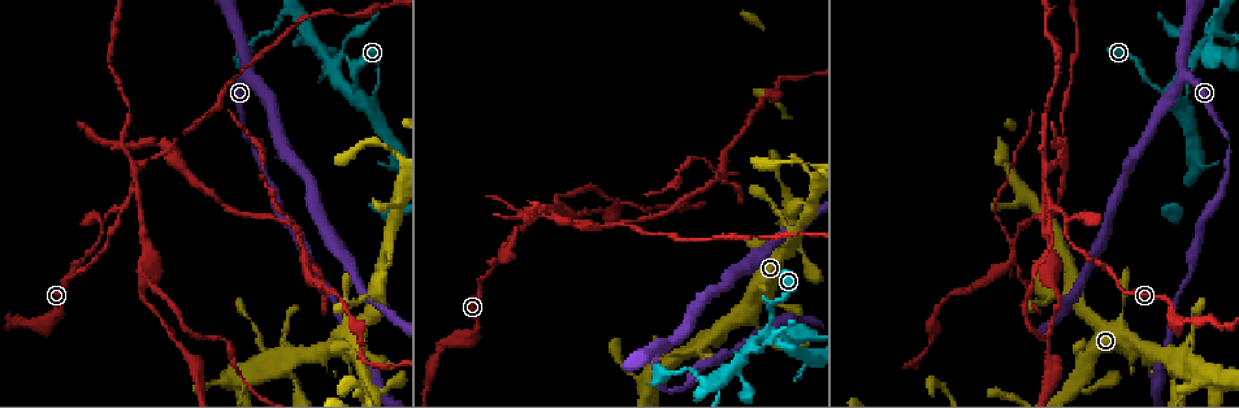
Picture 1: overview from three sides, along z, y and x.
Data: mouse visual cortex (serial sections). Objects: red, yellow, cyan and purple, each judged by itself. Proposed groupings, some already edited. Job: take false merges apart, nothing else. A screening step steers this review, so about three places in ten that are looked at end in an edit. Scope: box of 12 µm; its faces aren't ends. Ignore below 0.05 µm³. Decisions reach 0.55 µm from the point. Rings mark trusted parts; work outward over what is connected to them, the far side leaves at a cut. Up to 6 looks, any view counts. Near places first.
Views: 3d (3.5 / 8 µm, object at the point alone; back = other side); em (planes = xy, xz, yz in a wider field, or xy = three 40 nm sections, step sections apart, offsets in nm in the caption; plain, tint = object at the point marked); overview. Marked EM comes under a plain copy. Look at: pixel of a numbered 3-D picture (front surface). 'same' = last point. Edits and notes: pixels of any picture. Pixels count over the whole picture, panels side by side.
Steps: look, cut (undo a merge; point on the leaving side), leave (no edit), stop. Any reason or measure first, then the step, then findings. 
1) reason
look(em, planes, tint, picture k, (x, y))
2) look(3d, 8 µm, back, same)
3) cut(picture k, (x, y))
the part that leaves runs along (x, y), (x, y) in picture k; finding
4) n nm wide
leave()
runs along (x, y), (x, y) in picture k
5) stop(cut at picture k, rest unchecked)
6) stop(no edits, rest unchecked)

thick turns thin
look(em, planes, tint, picture 1, (519, 230))

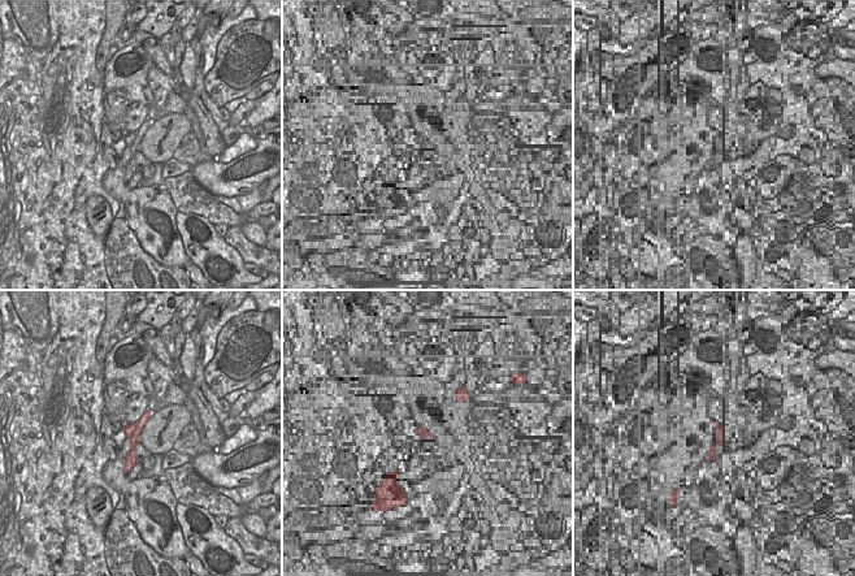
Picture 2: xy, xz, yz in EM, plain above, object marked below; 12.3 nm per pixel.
look(3d, 3.5 µm, same)

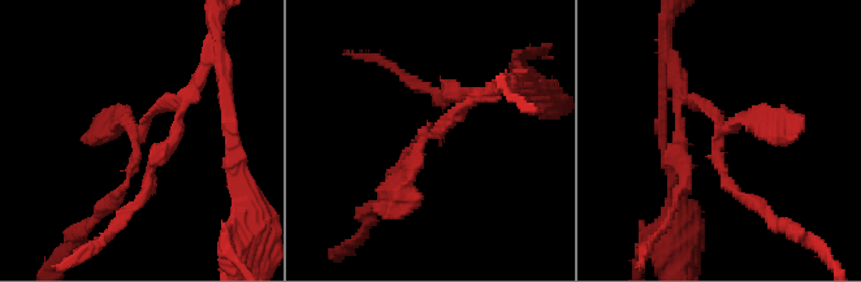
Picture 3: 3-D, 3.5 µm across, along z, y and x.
3 arms; arms of 150, 150, 200 nm
cut(picture 3, (455, 116))
the part that leaves runs along (422, 138), (489, 91) in picture 3; a second cell is stuck on

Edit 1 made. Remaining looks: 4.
see it whole again
look(overview)

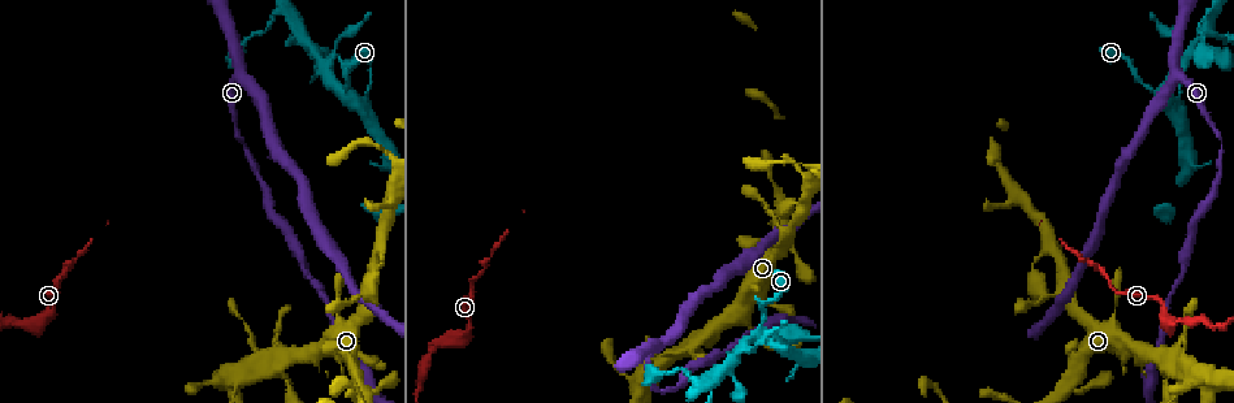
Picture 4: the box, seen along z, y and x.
three arms meet
look(3d, 3.5 µm, picture 4, (344, 91))

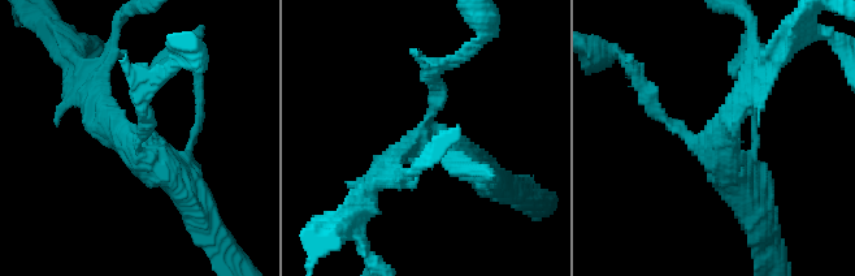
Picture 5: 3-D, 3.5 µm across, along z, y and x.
3 arms; arms of 200, 250, 400 nm
look(em, xy, step 5, tint, picture 5, (132, 144))

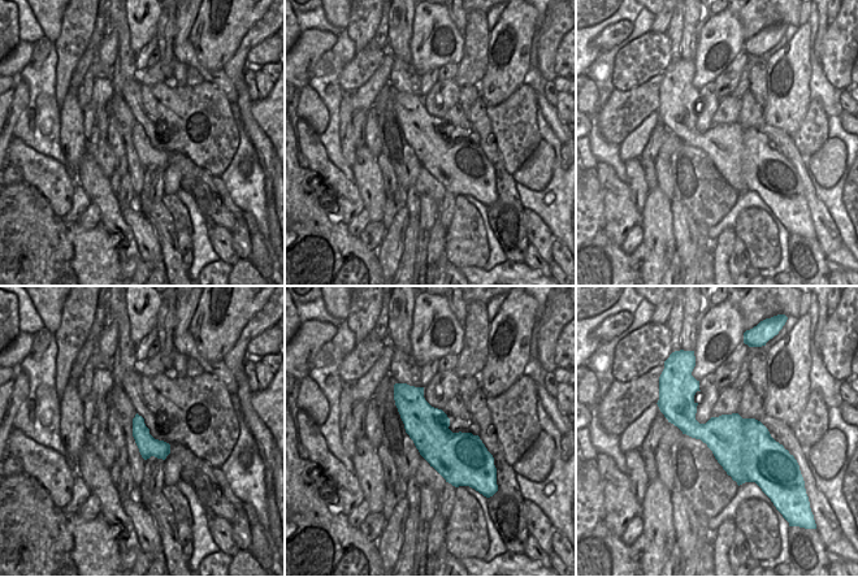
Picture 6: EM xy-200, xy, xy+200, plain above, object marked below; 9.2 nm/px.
leave()
runs along (437, 69), (441, 103), (381, 173) in picture 5; all the same cell

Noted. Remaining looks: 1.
stop(cut at picture 3, rest unchecked)

